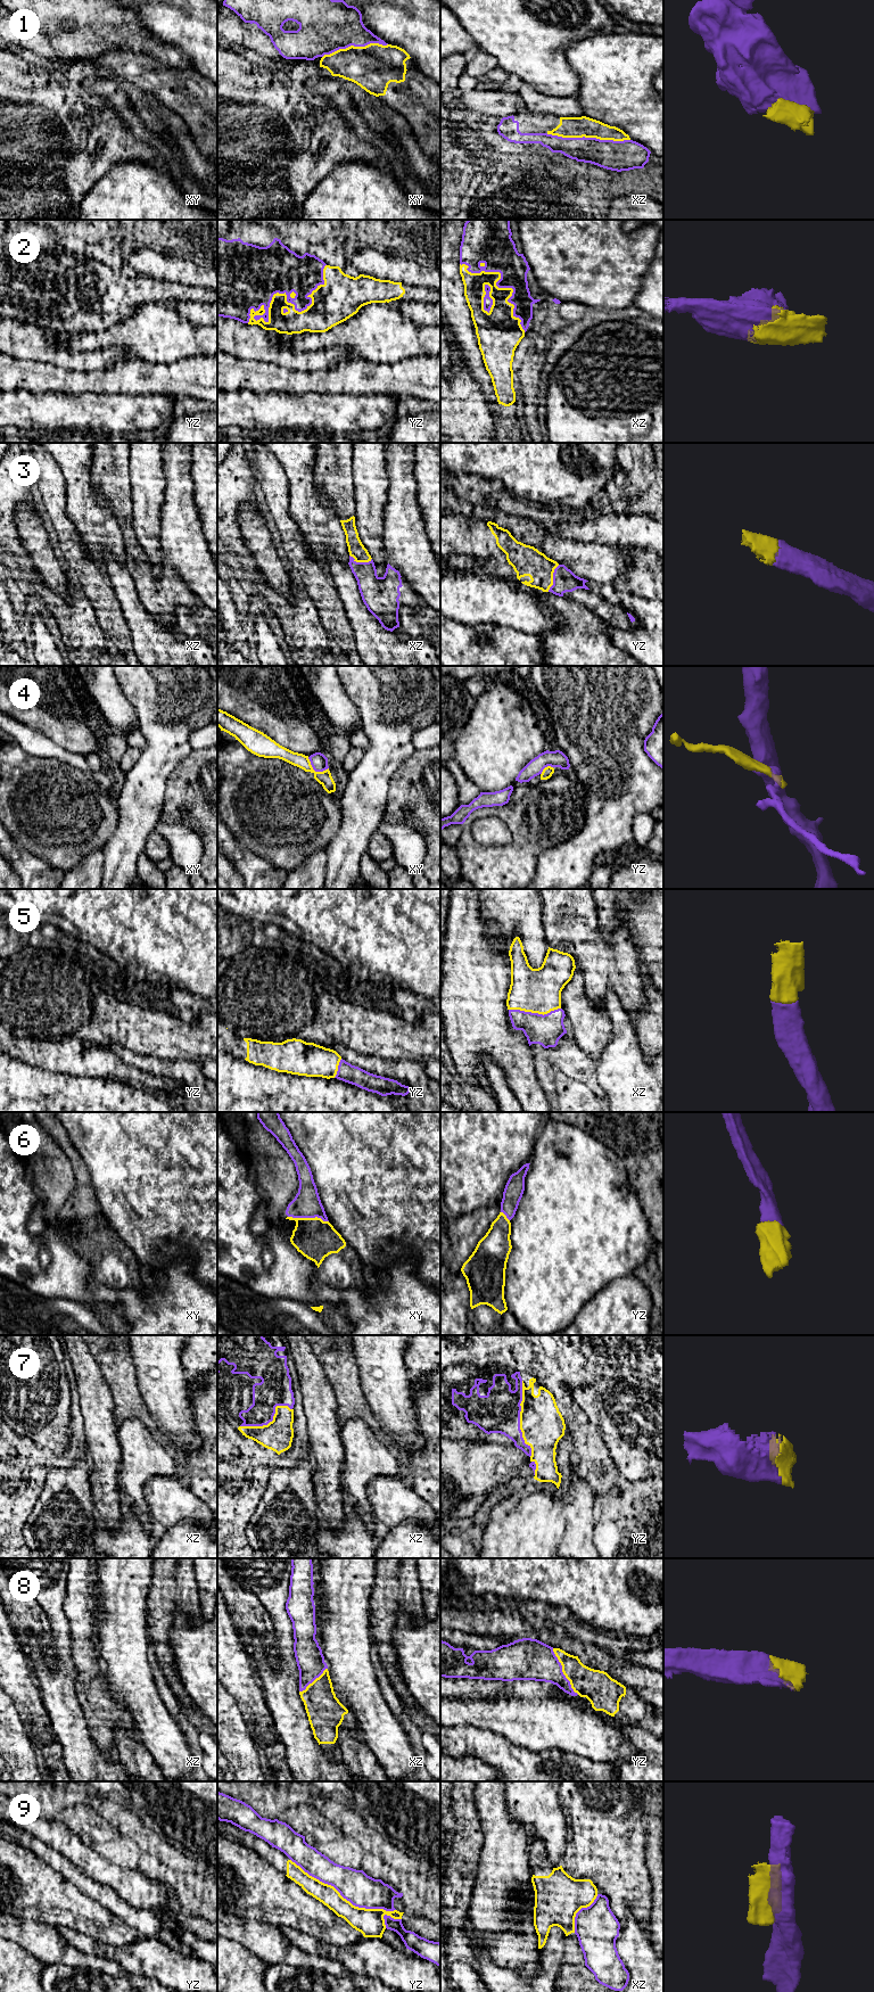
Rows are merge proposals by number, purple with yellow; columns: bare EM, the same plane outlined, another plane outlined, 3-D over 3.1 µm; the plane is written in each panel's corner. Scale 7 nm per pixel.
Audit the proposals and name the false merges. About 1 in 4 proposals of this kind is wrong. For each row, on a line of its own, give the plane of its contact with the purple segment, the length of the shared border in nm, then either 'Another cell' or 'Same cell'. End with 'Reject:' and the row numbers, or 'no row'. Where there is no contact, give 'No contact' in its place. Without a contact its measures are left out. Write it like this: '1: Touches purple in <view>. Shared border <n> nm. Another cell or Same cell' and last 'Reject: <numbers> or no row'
1: Touches purple in xz. Shared border 600 nm. Same cell
2: Touches purple in yz. Shared border 700 nm. Same cell
3: Touches purple in yz. Shared border 200 nm. Same cell
4: Touches purple in xy. Shared border 170 nm. Another cell
5: Touches purple in xz. Shared border 360 nm. Same cell
6: Touches purple in xy. Shared border 300 nm. Same cell
7: Touches purple in yz. Shared border 550 nm. Same cell
8: Touches purple in yz. Shared border 380 nm. Same cell
9: Touches purple in yz. Shared border 850 nm. Another cell
Reject: 4, 9

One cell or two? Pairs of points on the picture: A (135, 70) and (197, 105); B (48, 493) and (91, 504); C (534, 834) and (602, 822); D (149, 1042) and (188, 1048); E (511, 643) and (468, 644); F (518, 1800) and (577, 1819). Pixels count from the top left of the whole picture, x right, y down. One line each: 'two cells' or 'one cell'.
A: one cell
B: two cells
C: two cells
D: one cell
E: one cell
F: two cells

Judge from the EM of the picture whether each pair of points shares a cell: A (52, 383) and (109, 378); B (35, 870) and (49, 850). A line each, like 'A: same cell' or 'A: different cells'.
A: same cell
B: different cells

